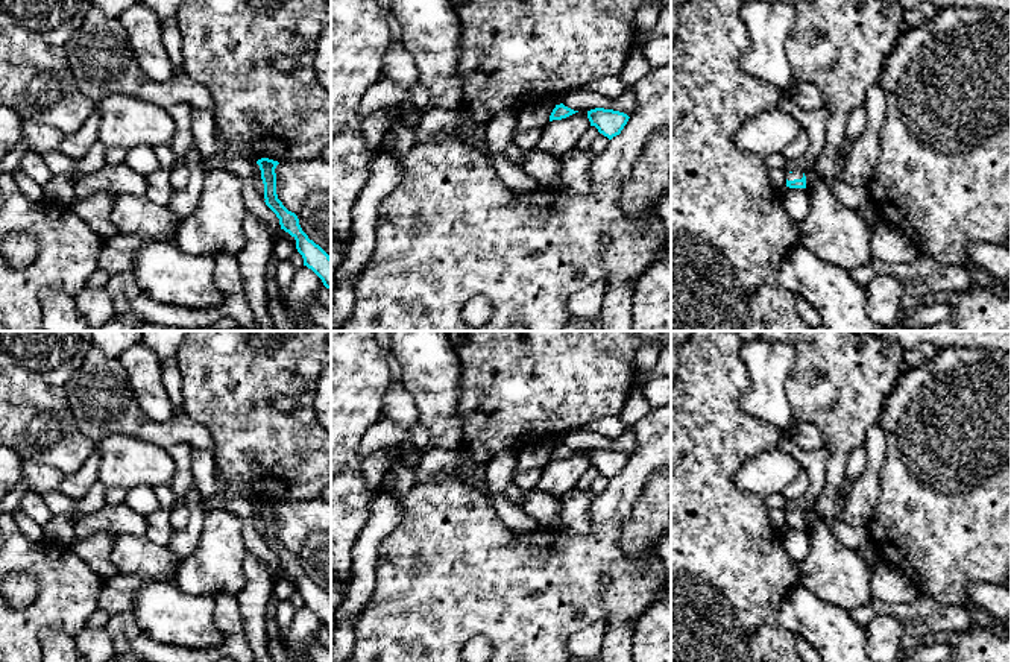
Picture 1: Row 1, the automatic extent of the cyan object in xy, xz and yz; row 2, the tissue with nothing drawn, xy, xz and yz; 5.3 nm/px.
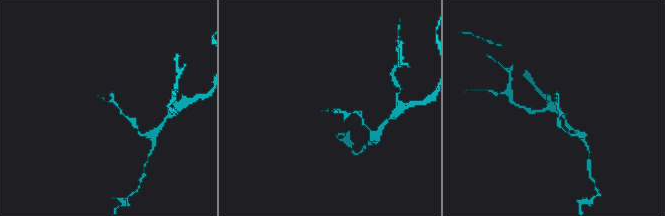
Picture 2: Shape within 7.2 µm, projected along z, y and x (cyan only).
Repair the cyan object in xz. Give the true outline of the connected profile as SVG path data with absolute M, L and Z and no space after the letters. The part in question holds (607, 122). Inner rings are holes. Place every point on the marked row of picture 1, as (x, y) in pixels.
M595 108L587 111L591 126L595 126L600 134L612 140L619 135L628 121L628 115L613 109Z

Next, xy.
M261 158L257 161L261 170L264 184L264 202L279 219L281 229L288 232L296 240L296 249L304 258L304 266L311 269L331 290L331 257L302 231L299 219L288 211L276 194L276 173L278 161Z

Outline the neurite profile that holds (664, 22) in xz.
M668 2L659 12L659 18L647 39L654 35L671 35L671 2Z

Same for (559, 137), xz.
M578 111L566 118L553 120L542 129L534 150L560 159L577 147L578 140L591 126L587 111Z

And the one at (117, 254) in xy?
M115 234L102 244L97 258L97 267L109 275L132 270L135 266L137 249L150 243L152 240L132 234Z

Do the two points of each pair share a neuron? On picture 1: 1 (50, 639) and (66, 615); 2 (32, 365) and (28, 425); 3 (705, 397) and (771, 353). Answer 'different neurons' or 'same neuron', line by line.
1: different neurons
2: same neuron
3: different neurons

